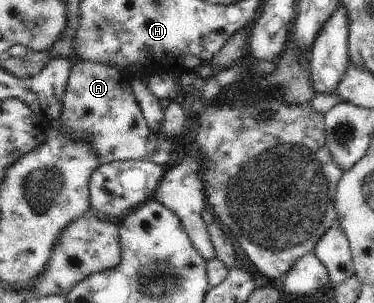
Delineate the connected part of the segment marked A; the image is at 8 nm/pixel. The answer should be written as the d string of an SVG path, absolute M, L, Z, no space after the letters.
M79 61L72 65L63 97L59 118L63 121L64 135L87 139L98 154L101 165L113 161L152 160L158 138L141 112L135 98L131 76L111 65Z

